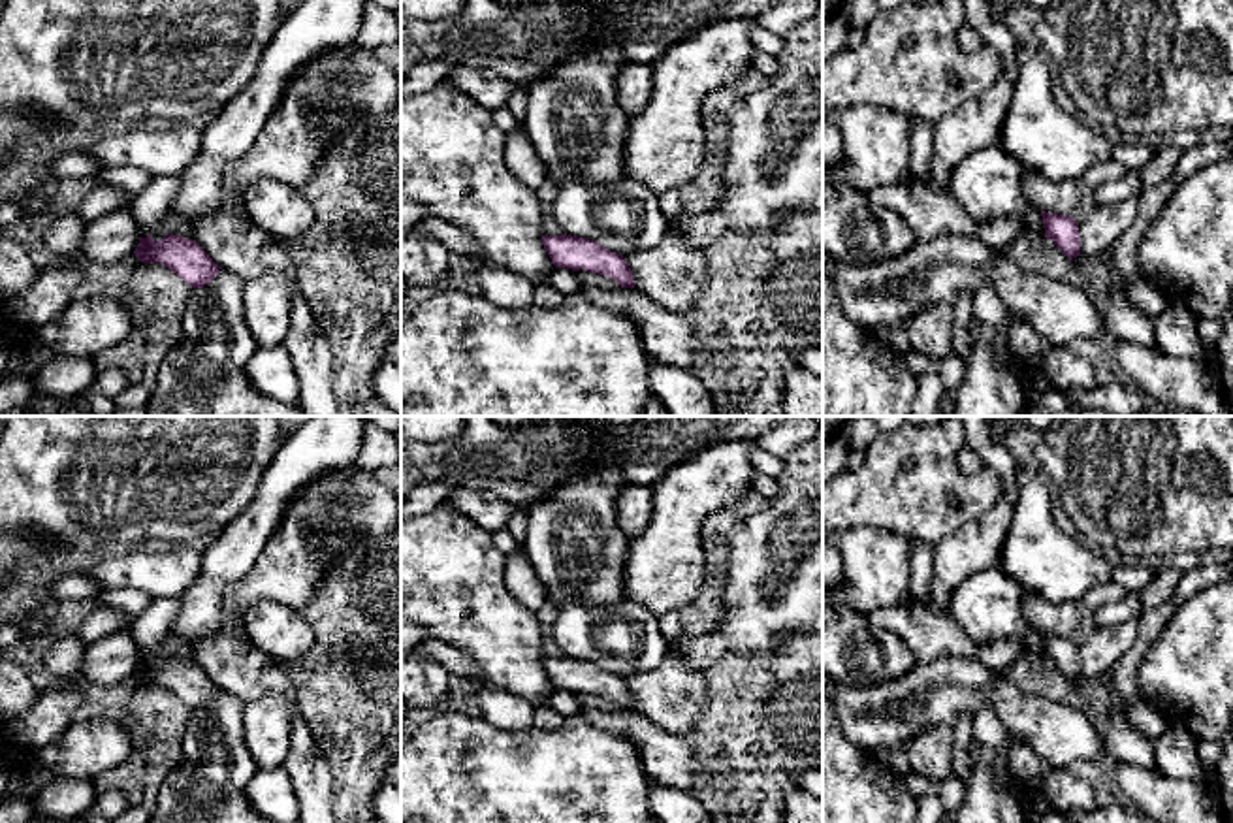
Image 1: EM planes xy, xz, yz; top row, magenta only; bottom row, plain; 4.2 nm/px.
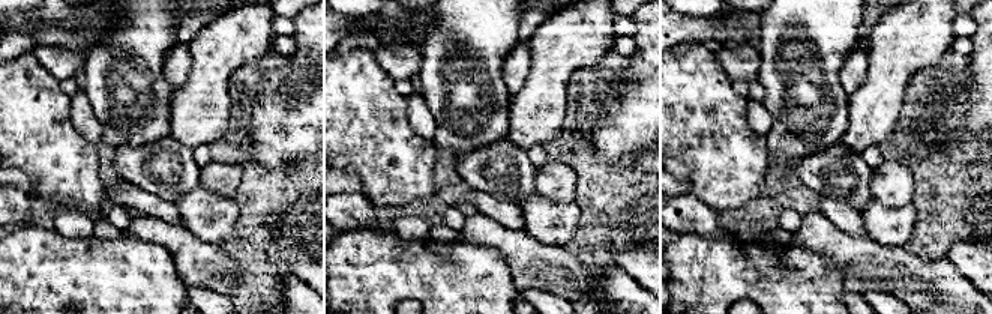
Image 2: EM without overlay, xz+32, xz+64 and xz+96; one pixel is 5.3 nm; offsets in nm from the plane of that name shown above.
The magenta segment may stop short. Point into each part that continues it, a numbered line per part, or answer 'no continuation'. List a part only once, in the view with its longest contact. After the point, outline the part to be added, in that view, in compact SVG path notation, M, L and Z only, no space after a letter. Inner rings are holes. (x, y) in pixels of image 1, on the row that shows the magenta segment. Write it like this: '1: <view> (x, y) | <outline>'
no continuation

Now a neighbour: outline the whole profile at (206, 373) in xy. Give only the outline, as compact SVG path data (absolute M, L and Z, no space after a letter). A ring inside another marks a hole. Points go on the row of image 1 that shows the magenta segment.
M220 269L209 284L192 288L181 324L181 341L158 367L145 416L305 416L297 403L273 401L248 382L247 363L256 343L243 320L243 282Z

